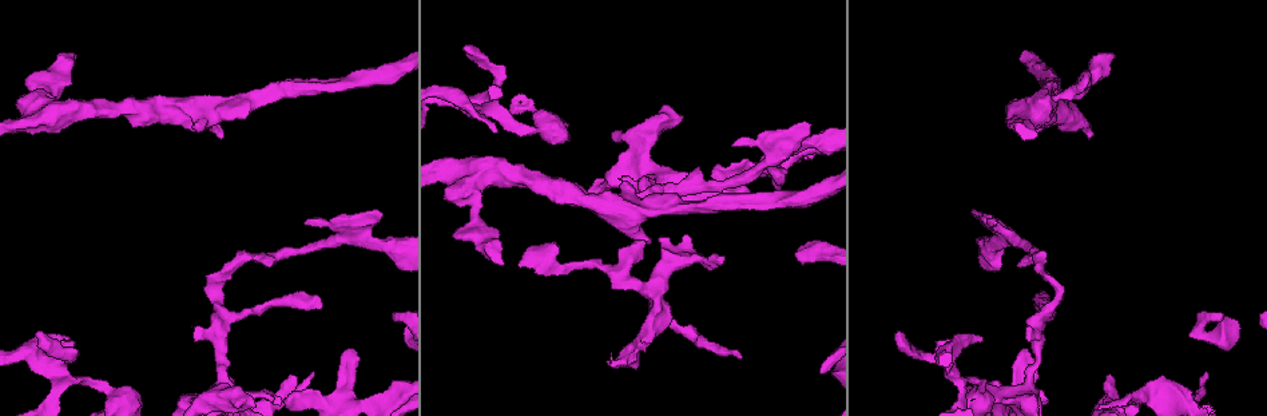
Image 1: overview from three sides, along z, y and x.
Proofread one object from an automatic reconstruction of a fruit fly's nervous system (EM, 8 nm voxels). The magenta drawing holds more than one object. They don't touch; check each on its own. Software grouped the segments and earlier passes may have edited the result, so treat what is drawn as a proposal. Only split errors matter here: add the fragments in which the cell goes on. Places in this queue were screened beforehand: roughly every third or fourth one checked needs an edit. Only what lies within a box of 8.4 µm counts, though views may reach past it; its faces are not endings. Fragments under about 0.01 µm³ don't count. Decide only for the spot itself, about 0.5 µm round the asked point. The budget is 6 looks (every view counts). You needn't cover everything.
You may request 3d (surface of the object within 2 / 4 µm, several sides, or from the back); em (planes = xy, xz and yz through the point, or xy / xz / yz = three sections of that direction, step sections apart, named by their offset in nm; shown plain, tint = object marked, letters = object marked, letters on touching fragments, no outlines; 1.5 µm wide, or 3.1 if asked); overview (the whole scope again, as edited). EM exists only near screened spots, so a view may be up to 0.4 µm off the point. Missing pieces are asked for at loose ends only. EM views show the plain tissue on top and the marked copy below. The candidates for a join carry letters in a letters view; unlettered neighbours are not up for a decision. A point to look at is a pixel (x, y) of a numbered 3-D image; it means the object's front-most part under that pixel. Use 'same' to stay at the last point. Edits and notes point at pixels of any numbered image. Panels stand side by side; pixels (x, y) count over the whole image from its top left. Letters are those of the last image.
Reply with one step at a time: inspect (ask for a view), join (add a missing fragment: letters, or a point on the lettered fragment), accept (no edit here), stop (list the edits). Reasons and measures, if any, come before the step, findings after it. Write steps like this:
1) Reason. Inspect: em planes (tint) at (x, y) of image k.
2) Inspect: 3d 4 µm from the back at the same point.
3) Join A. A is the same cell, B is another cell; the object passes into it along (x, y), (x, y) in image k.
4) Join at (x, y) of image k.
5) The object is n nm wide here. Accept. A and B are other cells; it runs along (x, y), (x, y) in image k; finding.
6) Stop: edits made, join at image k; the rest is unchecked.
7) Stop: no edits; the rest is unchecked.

An open end. Inspect: em planes (letters) at (650, 239) of image 1.

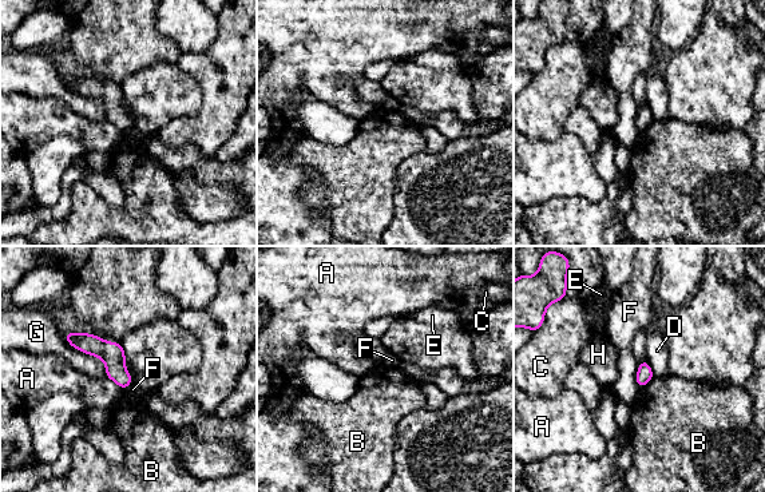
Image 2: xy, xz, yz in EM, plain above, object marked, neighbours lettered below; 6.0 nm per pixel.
The longest contact is with G, 360 nm. Accept. A, B, C, D, E, F, G and H are other cells; it runs along (68, 336), (96, 346), (127, 380) in image 2; none of them fits.

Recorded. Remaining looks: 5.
An open end. Inspect: 3d 4 µm at (980, 338) of image 1.

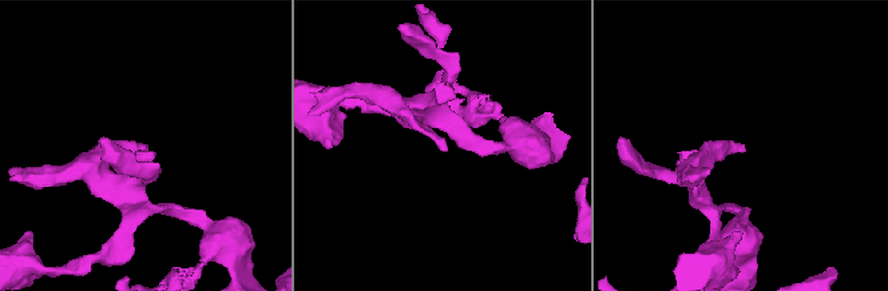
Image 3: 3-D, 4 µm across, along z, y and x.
Inspect: em planes (letters) at (446, 149) of image 3.

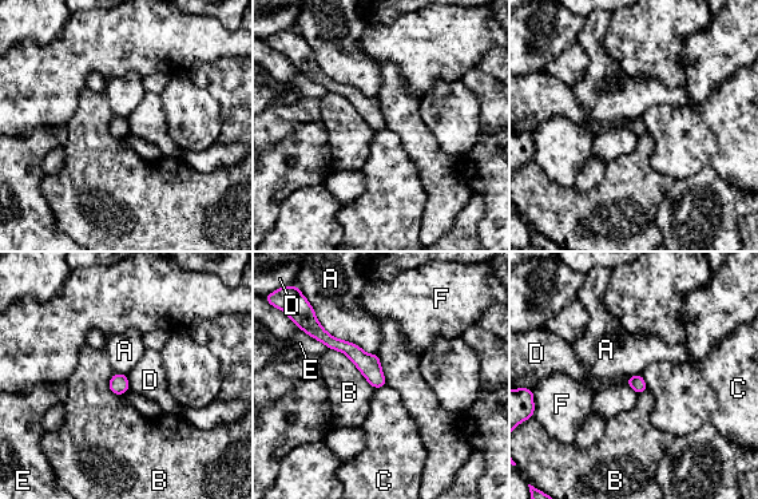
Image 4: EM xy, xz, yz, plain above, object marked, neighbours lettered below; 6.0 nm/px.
Accept. A, B, C, D, E and F are other cells; a border runs along (377, 355), (387, 384) in image 4; no lettered fragment goes on from it.

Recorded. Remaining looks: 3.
Free end. Inspect: em planes (tint) at (465, 48) of image 1.

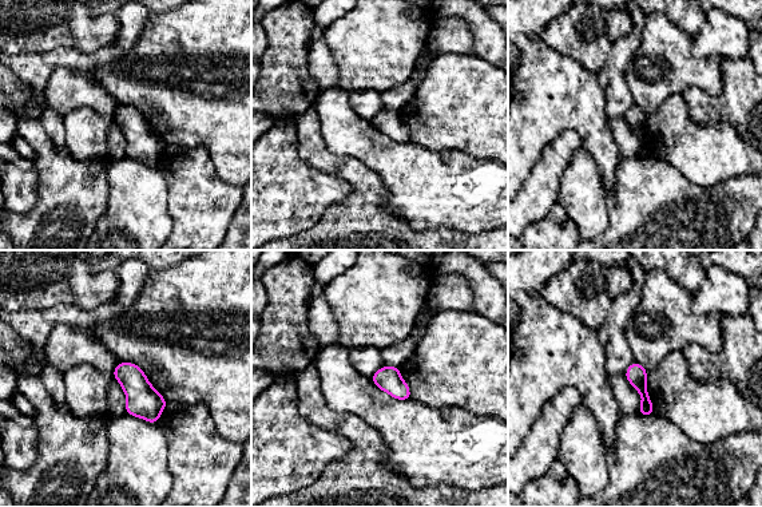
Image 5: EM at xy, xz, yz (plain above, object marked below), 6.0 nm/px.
Inspect: em planes (letters) at the same point.

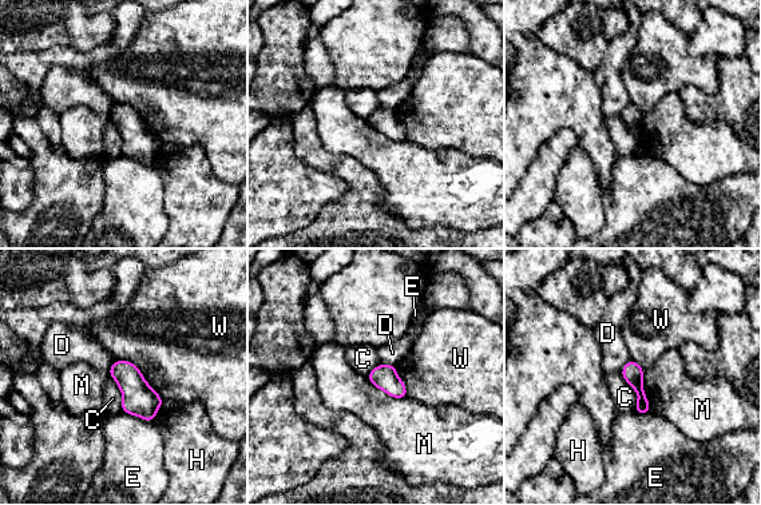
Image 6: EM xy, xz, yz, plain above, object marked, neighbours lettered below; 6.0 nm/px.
The object is 120 nm wide here; the longest contact is with W, 380 nm. Accept. C, D, E, H, M and W are other cells; none of them fits.

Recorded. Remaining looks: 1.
Stop: no edits; the rest is unchecked.

